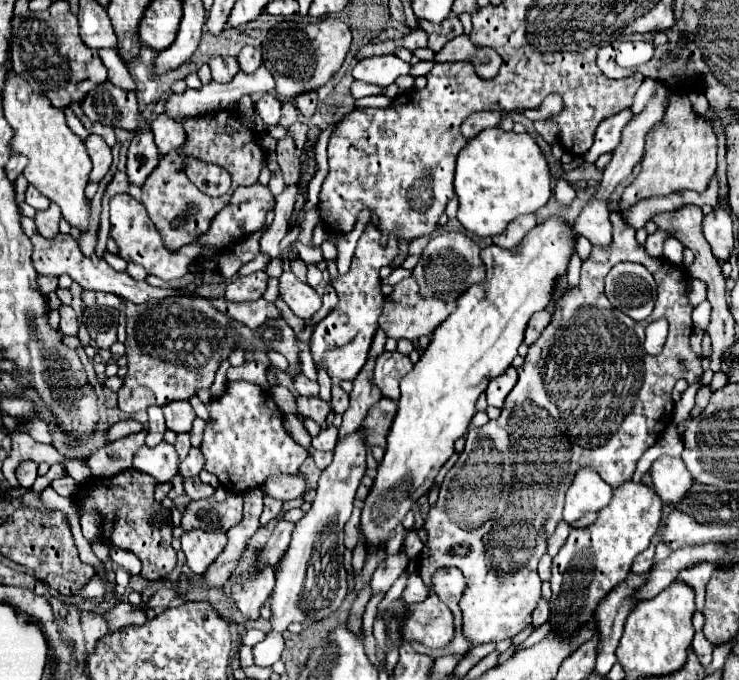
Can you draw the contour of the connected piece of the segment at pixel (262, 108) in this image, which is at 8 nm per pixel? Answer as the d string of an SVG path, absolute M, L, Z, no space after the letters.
M263 94L259 98L259 102L255 104L255 110L257 114L263 118L265 124L269 126L275 126L279 122L279 116L281 116L281 102L277 96L273 94Z

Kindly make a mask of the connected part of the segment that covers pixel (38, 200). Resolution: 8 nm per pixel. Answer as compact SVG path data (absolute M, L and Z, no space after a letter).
M29 184L29 188L27 188L25 202L27 202L29 206L33 206L35 210L45 210L45 208L51 204L51 200L45 198L45 196L43 196L35 186L31 186L31 184Z

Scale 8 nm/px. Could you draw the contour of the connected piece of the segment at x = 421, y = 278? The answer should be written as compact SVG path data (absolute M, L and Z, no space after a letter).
M443 232L435 236L421 252L411 276L419 284L423 298L439 298L443 302L457 302L457 298L475 284L485 282L485 264L479 258L479 246L461 232Z

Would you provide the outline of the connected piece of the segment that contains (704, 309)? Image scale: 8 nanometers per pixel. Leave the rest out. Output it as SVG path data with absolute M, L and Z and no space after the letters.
M708 300L703 301L692 311L693 328L707 329L710 323L711 305Z

